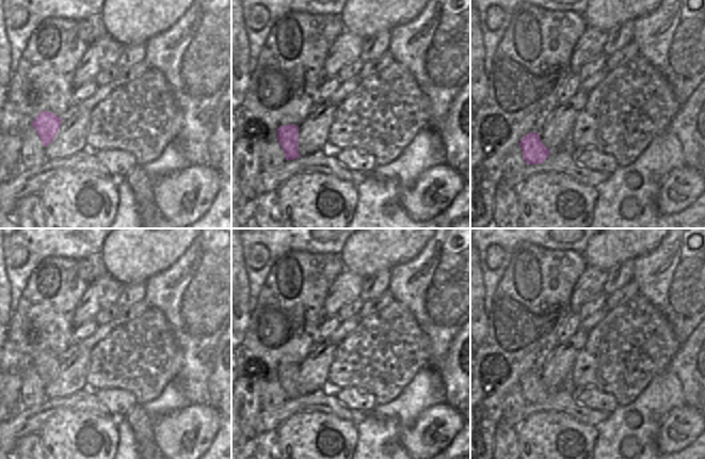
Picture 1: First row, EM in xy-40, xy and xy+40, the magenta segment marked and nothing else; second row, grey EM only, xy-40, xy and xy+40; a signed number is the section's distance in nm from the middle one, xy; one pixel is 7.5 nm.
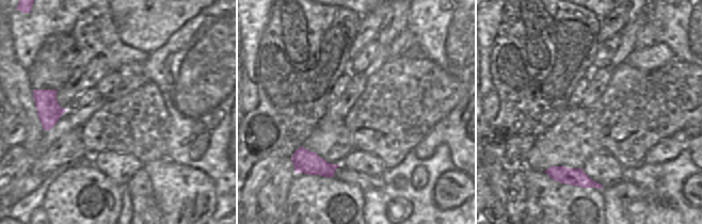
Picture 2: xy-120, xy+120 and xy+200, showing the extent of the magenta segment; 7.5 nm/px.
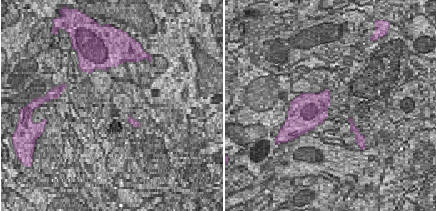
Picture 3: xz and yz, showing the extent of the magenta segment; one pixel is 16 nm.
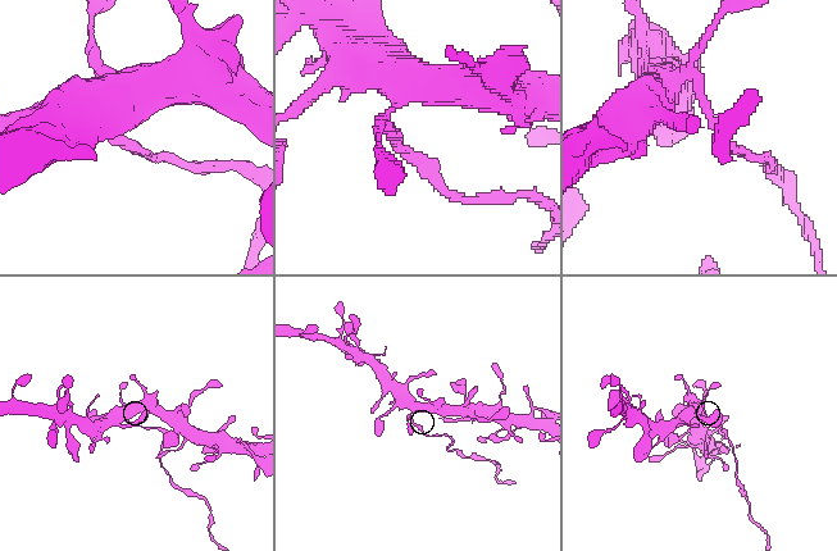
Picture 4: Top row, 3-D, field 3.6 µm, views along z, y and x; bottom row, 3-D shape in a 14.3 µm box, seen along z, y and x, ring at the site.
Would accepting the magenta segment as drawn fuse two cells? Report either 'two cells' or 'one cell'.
two cells

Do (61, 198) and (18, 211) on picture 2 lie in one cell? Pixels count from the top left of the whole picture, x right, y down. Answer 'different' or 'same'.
different

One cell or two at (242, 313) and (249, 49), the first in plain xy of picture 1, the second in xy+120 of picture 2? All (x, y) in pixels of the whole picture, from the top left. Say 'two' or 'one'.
two

